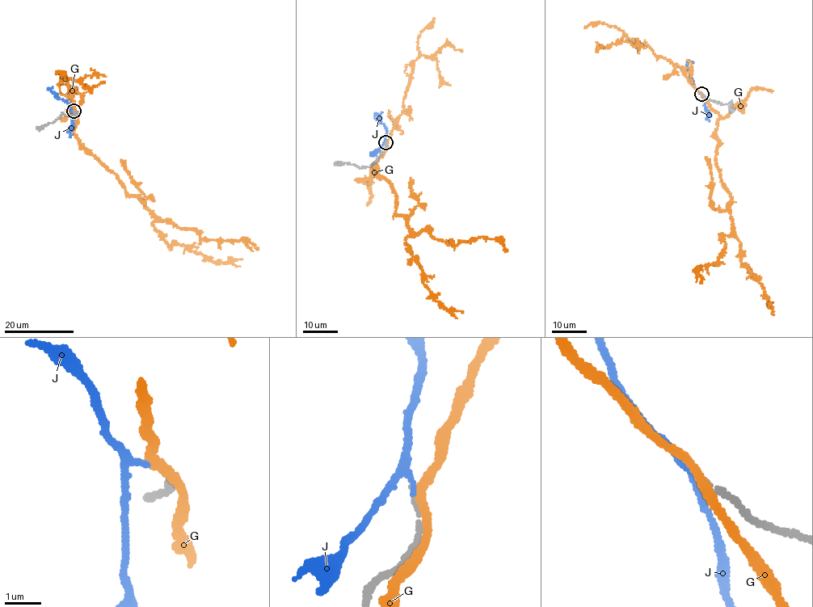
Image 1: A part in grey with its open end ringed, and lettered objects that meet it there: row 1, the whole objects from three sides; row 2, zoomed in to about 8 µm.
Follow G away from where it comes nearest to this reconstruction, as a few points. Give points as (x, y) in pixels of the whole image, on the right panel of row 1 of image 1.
G: (702, 94), (718, 113), (715, 159), (730, 196), (728, 204), (740, 260), (762, 286), (768, 307)

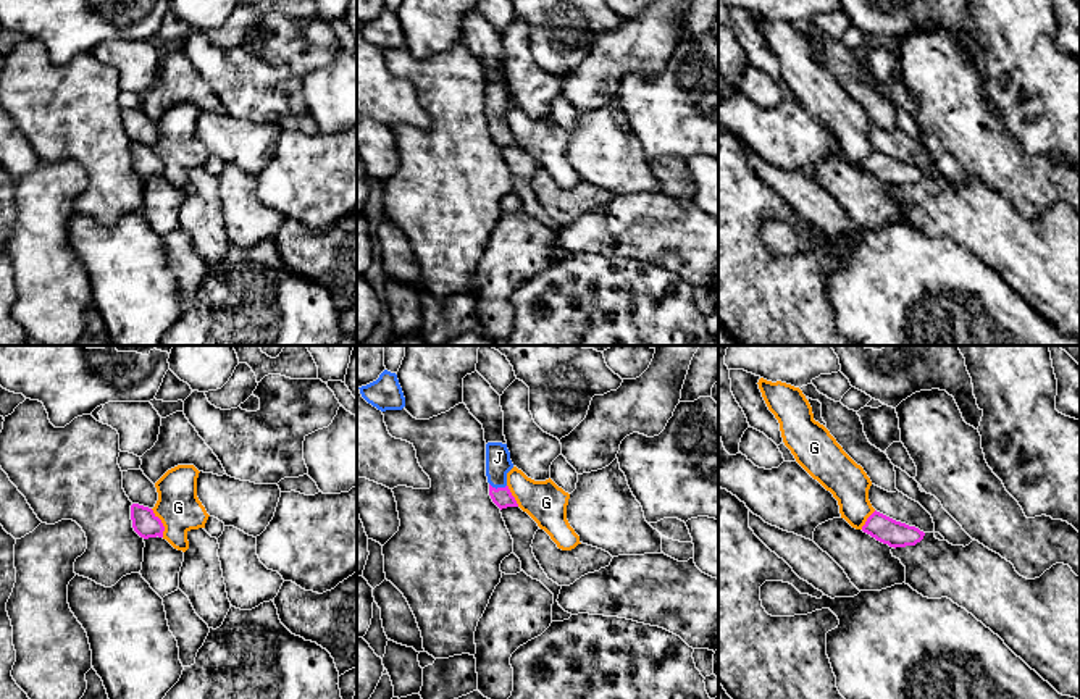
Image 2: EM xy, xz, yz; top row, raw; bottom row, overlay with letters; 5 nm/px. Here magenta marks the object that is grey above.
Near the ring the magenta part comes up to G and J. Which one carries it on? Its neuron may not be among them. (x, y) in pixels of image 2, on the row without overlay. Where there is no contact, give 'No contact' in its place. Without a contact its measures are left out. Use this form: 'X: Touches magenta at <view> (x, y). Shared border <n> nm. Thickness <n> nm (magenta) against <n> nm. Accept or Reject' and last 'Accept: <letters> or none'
G: Touches magenta at xy (162, 162). Shared border 160 nm. Thickness 130 nm (magenta) against 220 nm. Reject
J: Touches magenta at xz (498, 126). Shared border 90 nm. Thickness 100 nm (magenta) against 130 nm. Accept
Accept: J

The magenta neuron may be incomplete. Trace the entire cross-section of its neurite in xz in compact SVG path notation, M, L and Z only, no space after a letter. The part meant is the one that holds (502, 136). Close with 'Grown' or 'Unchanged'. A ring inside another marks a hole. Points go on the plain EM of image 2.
M486 82L486 115L489 121L489 134L492 140L502 149L507 145L518 145L515 136L507 124L507 111L513 107L507 82Z. Grown

